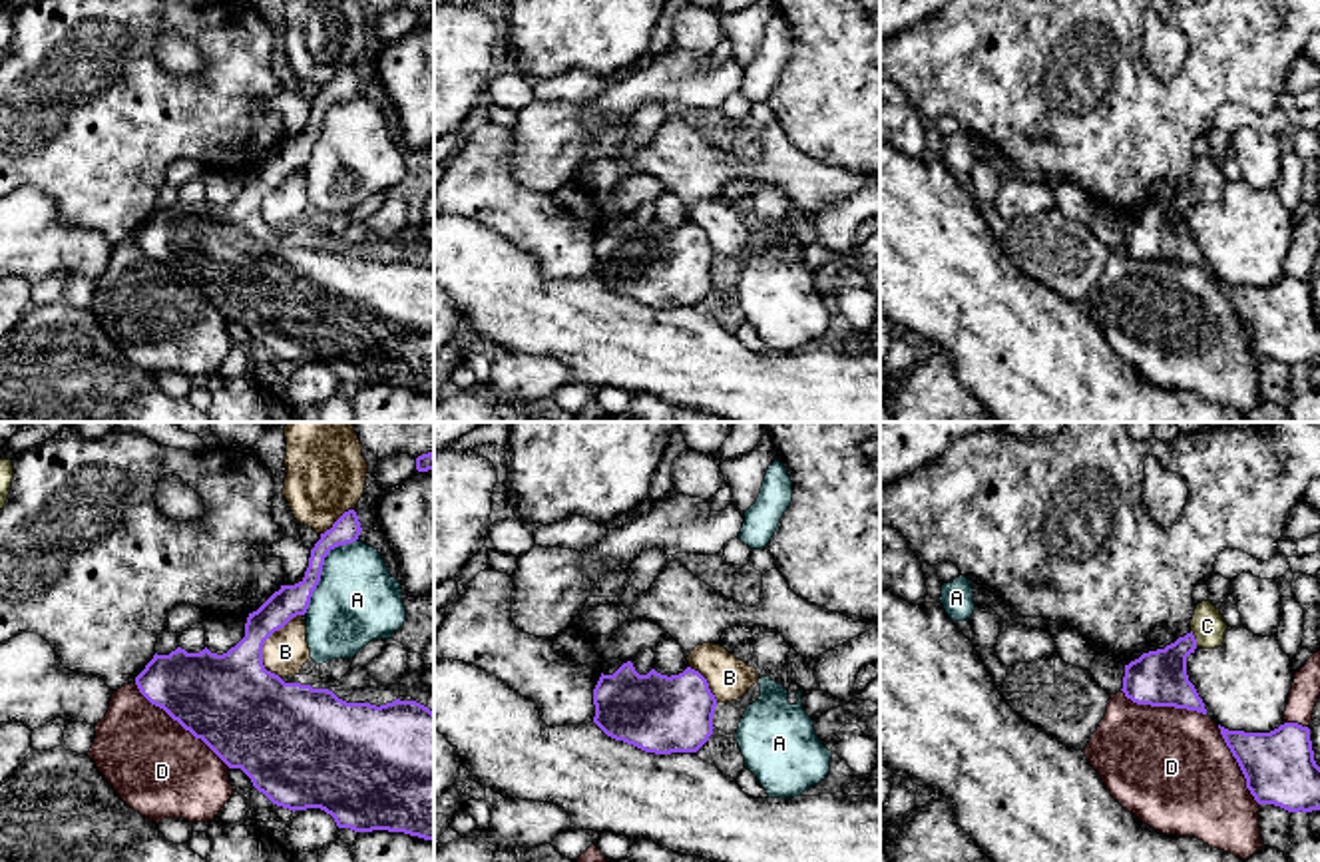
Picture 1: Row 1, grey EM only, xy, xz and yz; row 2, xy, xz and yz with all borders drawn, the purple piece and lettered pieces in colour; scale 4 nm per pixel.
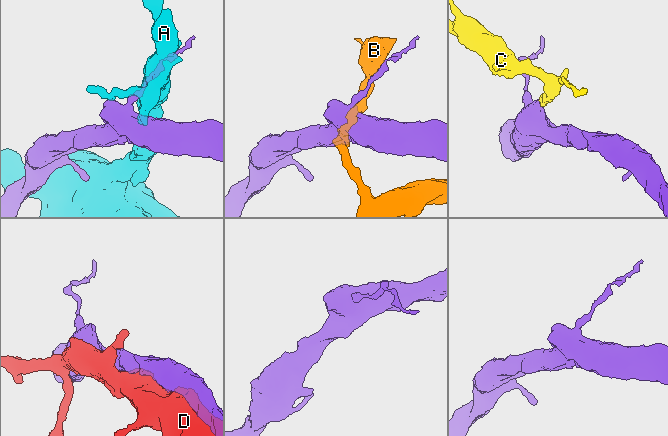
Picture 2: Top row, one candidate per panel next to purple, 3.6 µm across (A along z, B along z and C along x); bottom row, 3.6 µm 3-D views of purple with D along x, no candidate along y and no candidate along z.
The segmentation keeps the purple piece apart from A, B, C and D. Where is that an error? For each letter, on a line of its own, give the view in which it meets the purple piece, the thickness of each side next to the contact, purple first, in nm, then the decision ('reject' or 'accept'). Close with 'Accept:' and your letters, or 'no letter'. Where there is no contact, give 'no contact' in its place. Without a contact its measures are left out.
A: xy | 130/340 nm | reject
B: xy | 360/180 nm | reject
C: yz | 220/140 nm | accept
D: xy | 400/380 nm | reject
Accept: C

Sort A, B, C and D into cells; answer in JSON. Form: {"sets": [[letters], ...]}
{"sets": [["A"], ["B"], ["C"], ["D"]]}

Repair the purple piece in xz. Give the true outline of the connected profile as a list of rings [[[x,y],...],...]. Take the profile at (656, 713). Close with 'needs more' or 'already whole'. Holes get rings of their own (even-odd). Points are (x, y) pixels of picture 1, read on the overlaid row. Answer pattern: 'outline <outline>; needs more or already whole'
outline [[[631,661],[593,689],[593,723],[611,739],[645,753],[697,753],[713,735],[717,699],[707,679],[687,667],[679,675],[651,669],[639,675]]]; already whole

